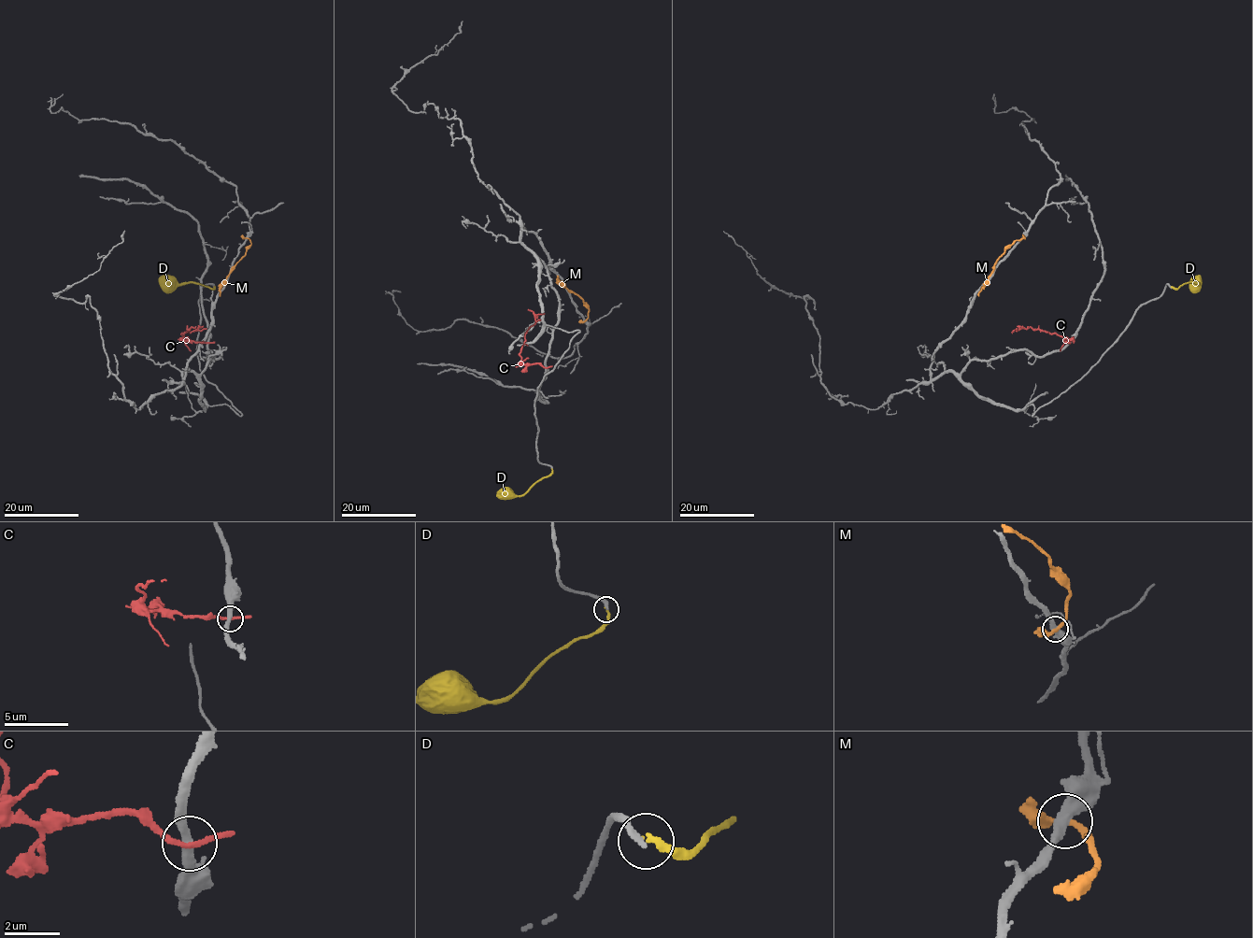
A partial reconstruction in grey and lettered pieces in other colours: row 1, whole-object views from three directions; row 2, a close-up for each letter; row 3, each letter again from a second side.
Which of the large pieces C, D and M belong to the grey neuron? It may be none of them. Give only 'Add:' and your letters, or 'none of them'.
Add: none of them

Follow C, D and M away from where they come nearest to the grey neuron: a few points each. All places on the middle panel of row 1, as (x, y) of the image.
C: (546, 367), (520, 362), (524, 333), (535, 321), (534, 314), (528, 309)
D: (551, 469), (548, 476), (535, 482), (521, 495), (502, 496), (497, 493)
M: (584, 320), (589, 308), (557, 276)

